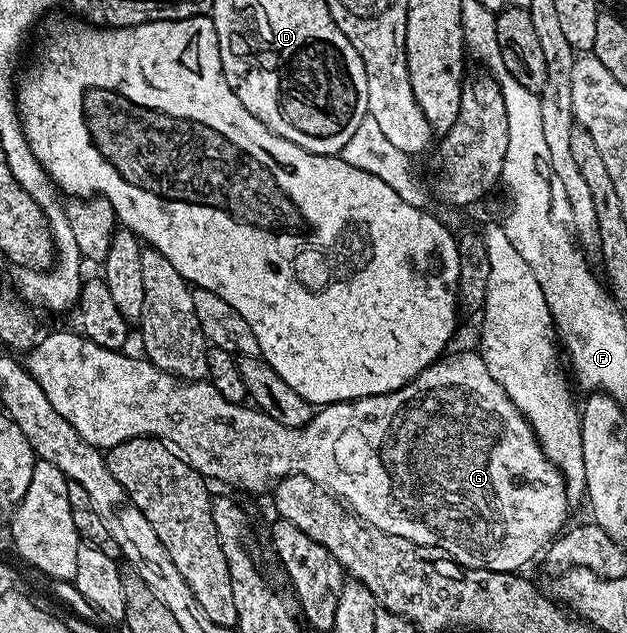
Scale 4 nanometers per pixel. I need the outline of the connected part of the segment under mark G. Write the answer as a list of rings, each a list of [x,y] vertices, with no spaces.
[[[53,330],[46,338],[44,335],[33,349],[24,355],[23,365],[30,376],[43,388],[44,395],[50,400],[55,411],[59,412],[72,428],[75,428],[87,444],[97,447],[102,452],[108,452],[112,446],[118,446],[132,438],[155,438],[172,448],[202,478],[206,480],[218,478],[219,481],[226,482],[237,490],[246,490],[249,494],[261,494],[265,489],[266,493],[281,479],[302,474],[307,480],[315,480],[315,484],[319,484],[326,492],[341,499],[360,521],[377,530],[387,532],[391,536],[403,536],[403,540],[411,540],[415,544],[443,548],[443,552],[450,554],[461,566],[491,572],[512,574],[520,571],[522,569],[520,566],[527,565],[541,549],[542,553],[566,529],[570,521],[568,518],[571,503],[569,494],[565,490],[565,478],[561,470],[545,455],[543,448],[537,442],[537,433],[533,431],[528,420],[521,415],[519,408],[515,408],[507,392],[503,392],[495,376],[487,372],[487,364],[483,364],[480,353],[453,355],[450,353],[448,356],[438,358],[423,372],[419,372],[419,376],[412,378],[403,388],[386,394],[357,398],[354,402],[333,402],[329,406],[320,407],[306,426],[284,426],[279,424],[279,420],[271,420],[271,416],[267,416],[252,405],[223,400],[223,396],[219,396],[219,392],[207,380],[186,382],[174,378],[173,375],[153,365],[144,356],[132,358],[129,352],[108,350],[87,340],[82,334],[69,330]]]

